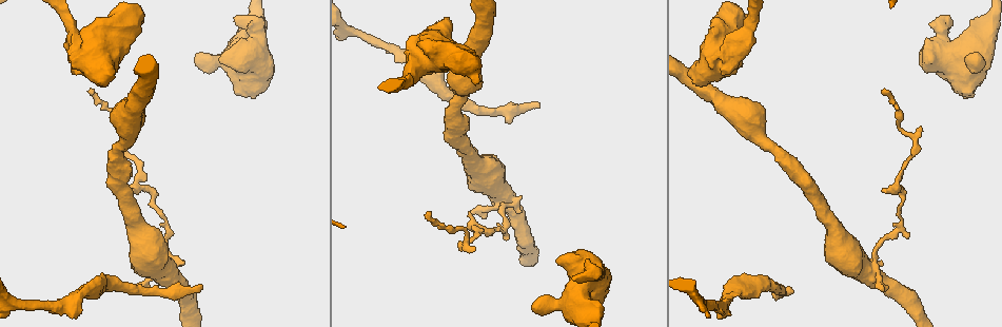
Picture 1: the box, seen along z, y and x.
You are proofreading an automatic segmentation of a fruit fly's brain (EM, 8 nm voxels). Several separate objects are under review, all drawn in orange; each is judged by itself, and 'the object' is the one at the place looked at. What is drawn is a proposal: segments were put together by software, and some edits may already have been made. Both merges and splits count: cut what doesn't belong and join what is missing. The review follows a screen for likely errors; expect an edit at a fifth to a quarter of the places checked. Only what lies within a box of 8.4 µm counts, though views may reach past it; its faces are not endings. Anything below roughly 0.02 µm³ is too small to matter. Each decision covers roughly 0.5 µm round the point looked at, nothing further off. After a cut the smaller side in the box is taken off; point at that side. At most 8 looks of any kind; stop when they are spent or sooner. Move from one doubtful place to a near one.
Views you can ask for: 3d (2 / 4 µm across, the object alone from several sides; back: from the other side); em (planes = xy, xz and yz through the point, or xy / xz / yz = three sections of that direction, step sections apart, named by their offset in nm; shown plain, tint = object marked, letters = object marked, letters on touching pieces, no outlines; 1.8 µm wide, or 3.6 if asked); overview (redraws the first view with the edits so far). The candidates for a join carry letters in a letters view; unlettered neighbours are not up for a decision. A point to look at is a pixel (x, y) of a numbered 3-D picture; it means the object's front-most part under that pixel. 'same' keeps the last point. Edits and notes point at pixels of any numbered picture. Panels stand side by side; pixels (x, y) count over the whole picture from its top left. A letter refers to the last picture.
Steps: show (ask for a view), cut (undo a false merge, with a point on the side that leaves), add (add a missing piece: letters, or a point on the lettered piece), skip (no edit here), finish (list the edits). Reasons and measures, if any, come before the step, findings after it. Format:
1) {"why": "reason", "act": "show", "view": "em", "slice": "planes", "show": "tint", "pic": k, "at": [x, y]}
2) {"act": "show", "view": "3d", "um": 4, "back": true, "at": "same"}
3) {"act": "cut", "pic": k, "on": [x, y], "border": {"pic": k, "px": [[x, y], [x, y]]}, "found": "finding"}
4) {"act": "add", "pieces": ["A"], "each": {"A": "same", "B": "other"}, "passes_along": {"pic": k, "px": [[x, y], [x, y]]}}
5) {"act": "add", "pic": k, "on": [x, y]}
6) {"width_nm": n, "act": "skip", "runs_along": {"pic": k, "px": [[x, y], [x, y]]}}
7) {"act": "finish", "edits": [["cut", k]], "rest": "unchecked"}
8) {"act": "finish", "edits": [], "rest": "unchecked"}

{"why": "tapers out", "act": "show", "view": "3d", "um": 2, "back": true, "pic": 1, "at": [884, 190]}

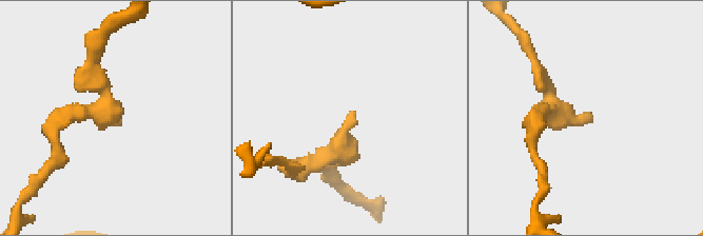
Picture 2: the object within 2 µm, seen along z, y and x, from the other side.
{"act": "show", "view": "em", "slice": "planes", "show": "letters", "pic": 2, "at": [591, 120]}

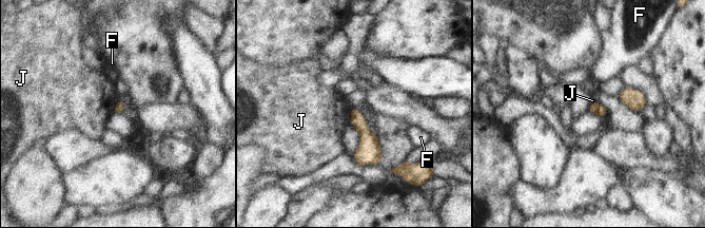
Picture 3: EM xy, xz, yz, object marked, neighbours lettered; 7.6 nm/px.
{"longest_contact_nm": ["J", 110], "act": "skip", "each": {"F": "other", "J": "other"}, "found": "none of them fits"}

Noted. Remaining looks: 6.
{"why": "thick turns thin", "act": "show", "view": "em", "um": 3.6, "slice": "planes", "show": "letters", "pic": 1, "at": [149, 243]}

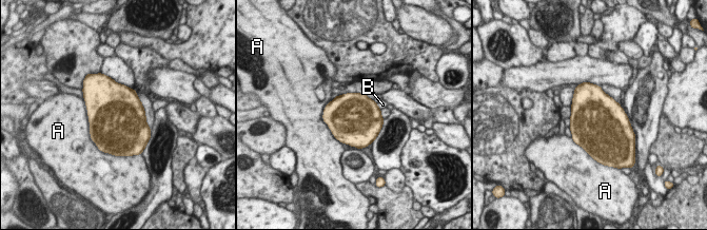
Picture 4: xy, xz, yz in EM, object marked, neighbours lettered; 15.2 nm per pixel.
{"longest_contact_nm": ["A", 750], "act": "skip", "each": {"A": "other", "B": "other"}, "border": {"pic": 4, "px": [[376, 103], [380, 110]]}, "found": "all the same cell"}

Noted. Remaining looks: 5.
{"why": "end of a long branch", "act": "show", "view": "em", "slice": "planes", "show": "letters", "pic": 1, "at": [540, 107]}

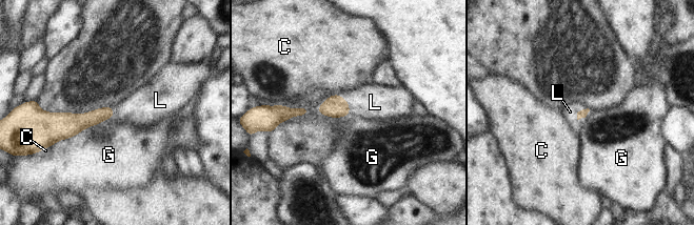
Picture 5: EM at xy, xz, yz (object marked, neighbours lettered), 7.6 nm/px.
{"act": "add", "pieces": ["L"], "each": {"C": "other", "G": "other", "L": "same"}, "passes_along": {"pic": 5, "px": [[582, 114], [578, 111], [570, 111]]}, "found": "the cell continues"}

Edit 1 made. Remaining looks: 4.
{"act": "show", "view": "overview"}

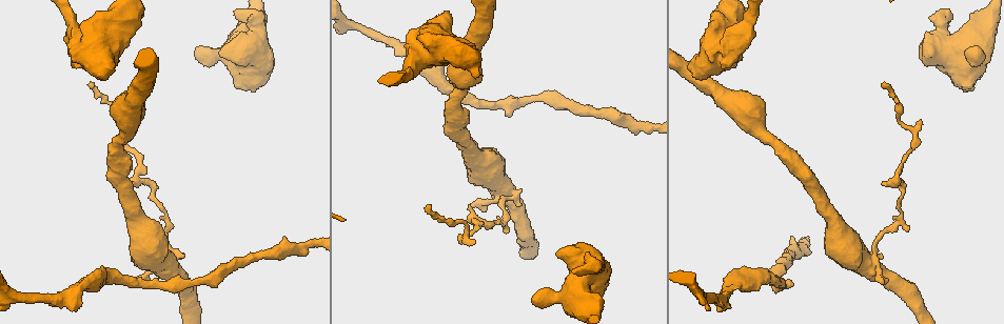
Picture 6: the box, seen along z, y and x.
{"why": "free end", "act": "show", "view": "3d", "um": 4, "pic": 6, "at": [480, 75]}

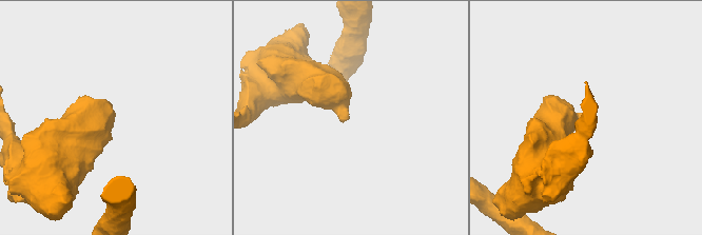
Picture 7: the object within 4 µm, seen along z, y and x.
{"why": "shape alone is not enough", "act": "show", "view": "em", "slice": "planes", "show": "letters", "pic": 7, "at": [348, 119]}

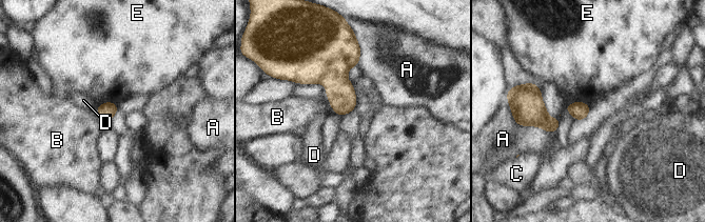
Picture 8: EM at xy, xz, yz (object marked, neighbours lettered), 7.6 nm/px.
{"act": "skip", "each": {"A": "other", "B": "other", "C": "other", "D": "other", "E": "other"}, "border": {"pic": 8, "px": [[115, 102], [102, 102], [99, 104]]}, "found": "no lettered piece goes on from it"}

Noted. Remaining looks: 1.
{"act": "finish", "edits": [["add", 5]], "rest": "unchecked"}

